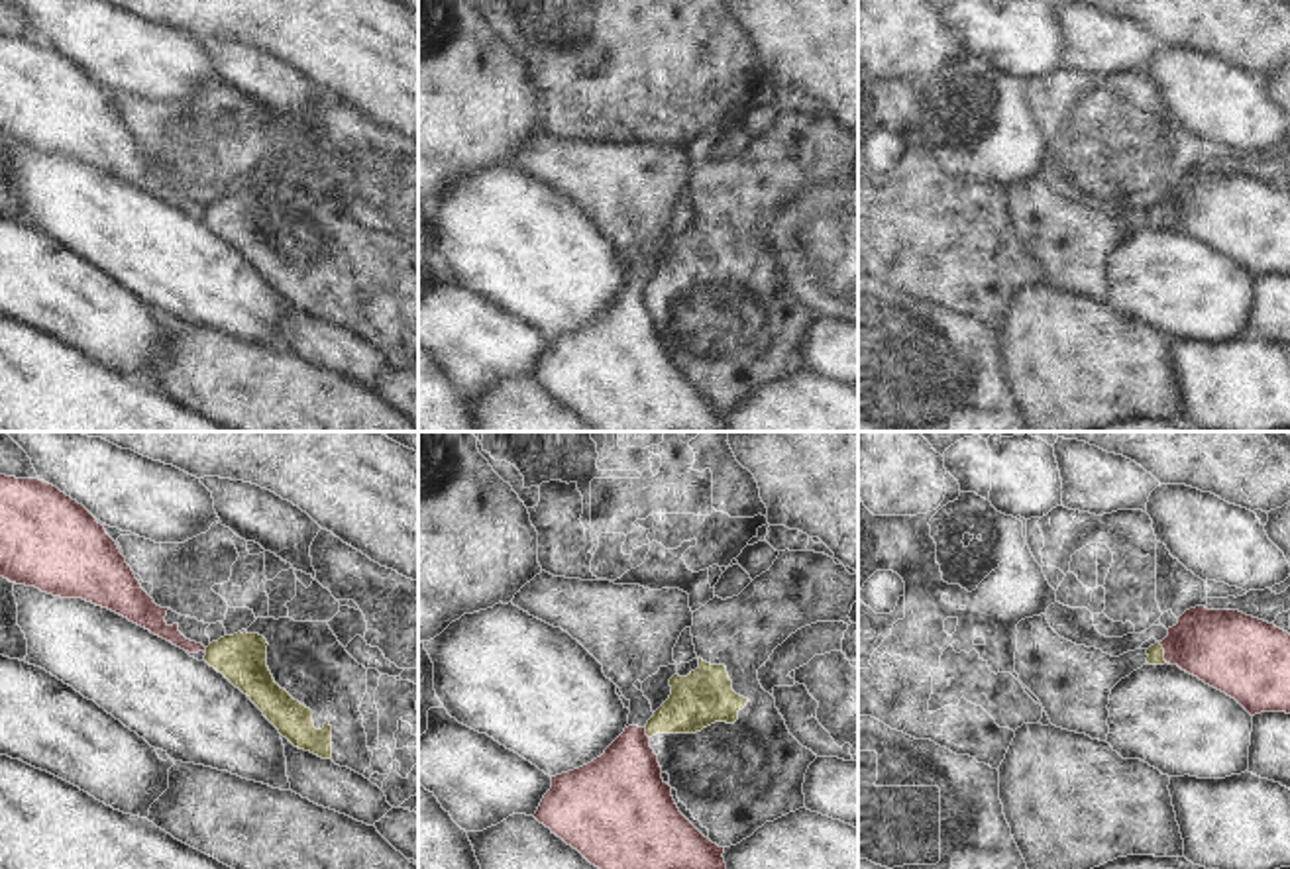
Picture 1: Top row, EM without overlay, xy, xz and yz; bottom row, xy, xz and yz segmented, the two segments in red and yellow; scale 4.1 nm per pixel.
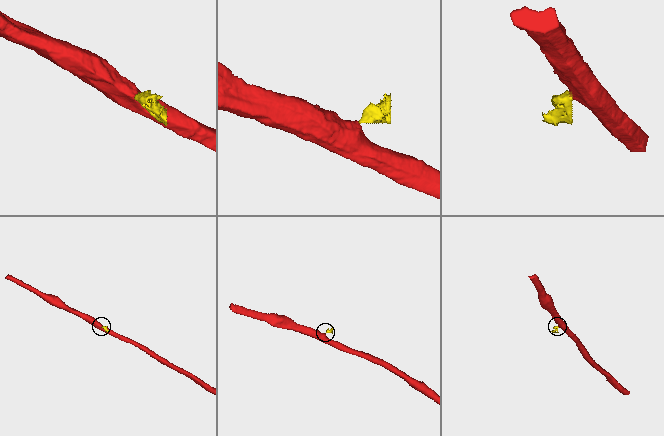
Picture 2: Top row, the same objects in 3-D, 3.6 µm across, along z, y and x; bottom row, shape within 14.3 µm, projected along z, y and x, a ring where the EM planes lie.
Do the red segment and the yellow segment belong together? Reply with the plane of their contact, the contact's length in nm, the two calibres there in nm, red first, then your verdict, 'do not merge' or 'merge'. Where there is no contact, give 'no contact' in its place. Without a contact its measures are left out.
contact in yz; length 90 nm; calibres 320 and 70 nm; do not merge

